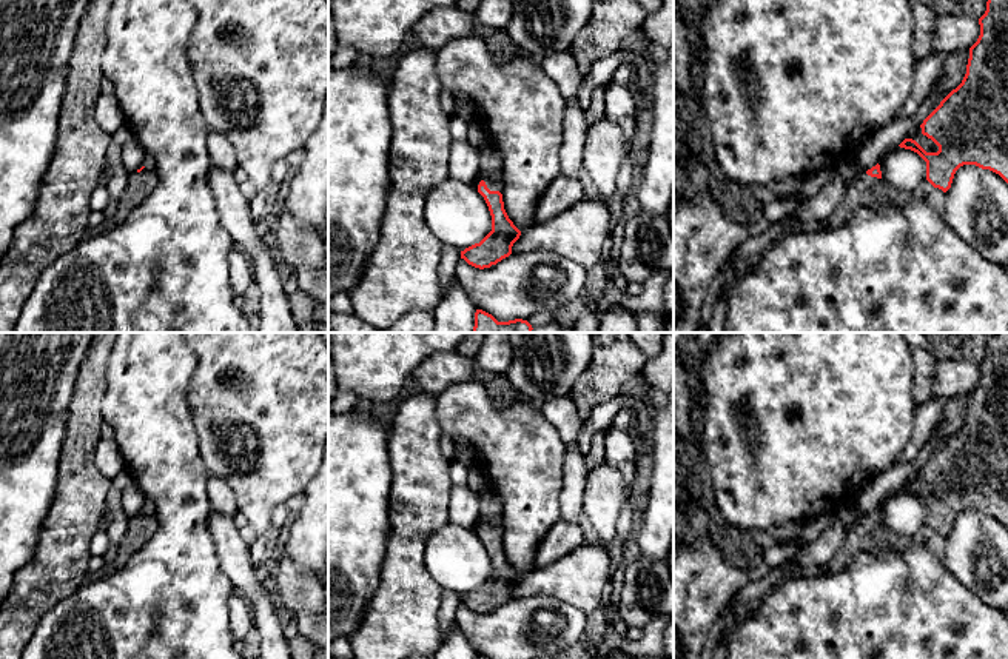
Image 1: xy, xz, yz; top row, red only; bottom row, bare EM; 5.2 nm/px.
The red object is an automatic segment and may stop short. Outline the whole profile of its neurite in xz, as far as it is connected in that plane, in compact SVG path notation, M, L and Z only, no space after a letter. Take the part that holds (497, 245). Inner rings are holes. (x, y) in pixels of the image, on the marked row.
M501 171L493 176L479 174L473 186L489 206L492 231L479 243L461 251L461 259L475 268L484 269L512 254L512 246L519 239L521 231L513 225L504 209Z

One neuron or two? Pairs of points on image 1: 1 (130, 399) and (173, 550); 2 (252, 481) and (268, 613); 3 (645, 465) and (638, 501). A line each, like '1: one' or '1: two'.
1: one
2: two
3: one

